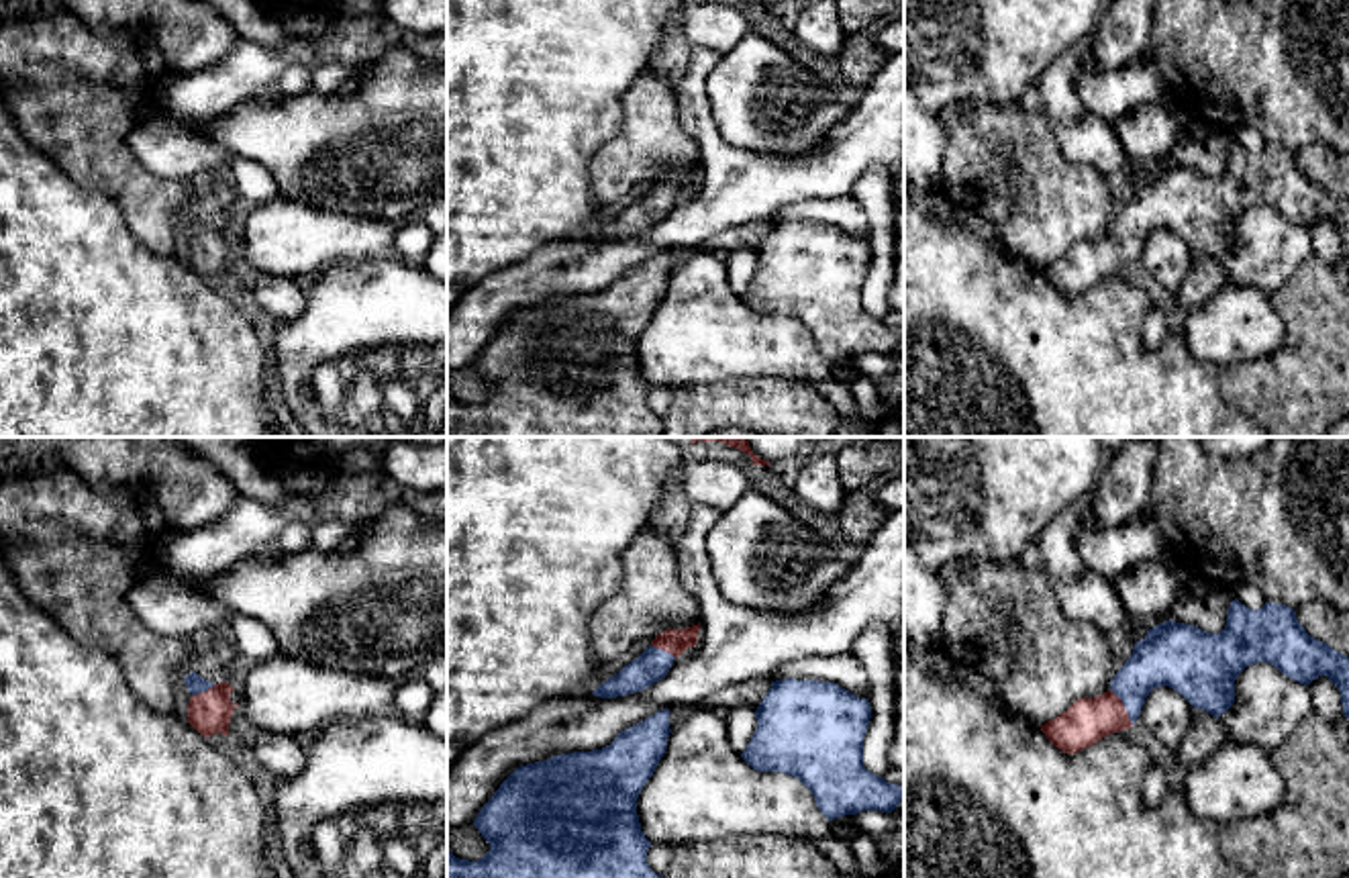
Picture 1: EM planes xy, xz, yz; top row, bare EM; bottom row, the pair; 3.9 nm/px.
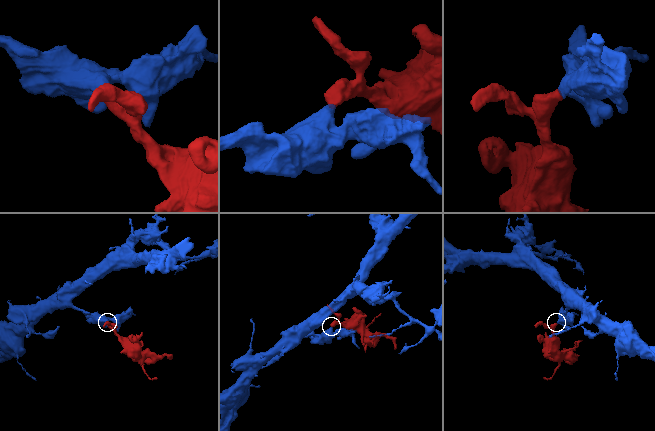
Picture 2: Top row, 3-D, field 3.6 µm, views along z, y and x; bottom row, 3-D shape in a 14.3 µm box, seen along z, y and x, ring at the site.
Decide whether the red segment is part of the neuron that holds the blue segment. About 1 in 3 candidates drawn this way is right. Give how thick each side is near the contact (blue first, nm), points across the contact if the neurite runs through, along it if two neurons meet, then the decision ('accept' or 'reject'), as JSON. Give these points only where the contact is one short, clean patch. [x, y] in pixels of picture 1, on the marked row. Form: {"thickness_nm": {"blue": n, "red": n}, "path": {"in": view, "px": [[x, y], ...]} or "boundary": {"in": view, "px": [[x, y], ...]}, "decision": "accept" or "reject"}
{"thickness_nm": {"blue": 220, "red": 180}, "path": {"in": "yz", "px": [[1164, 658], [1127, 695], [1125, 707], [1086, 721]]}, "decision": "accept"}

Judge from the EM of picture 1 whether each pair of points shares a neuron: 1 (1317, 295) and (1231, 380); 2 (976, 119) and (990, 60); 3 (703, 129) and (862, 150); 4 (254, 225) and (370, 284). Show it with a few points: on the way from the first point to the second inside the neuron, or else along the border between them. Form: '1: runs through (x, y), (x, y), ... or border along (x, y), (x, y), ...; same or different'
1: runs through (1317, 325), (1262, 380); same
2: border along (1017, 103), (986, 105), (960, 101), (937, 113); different
3: runs through (741, 168), (745, 172), (823, 172); same
4: border along (380, 256), (335, 264), (315, 276); different

